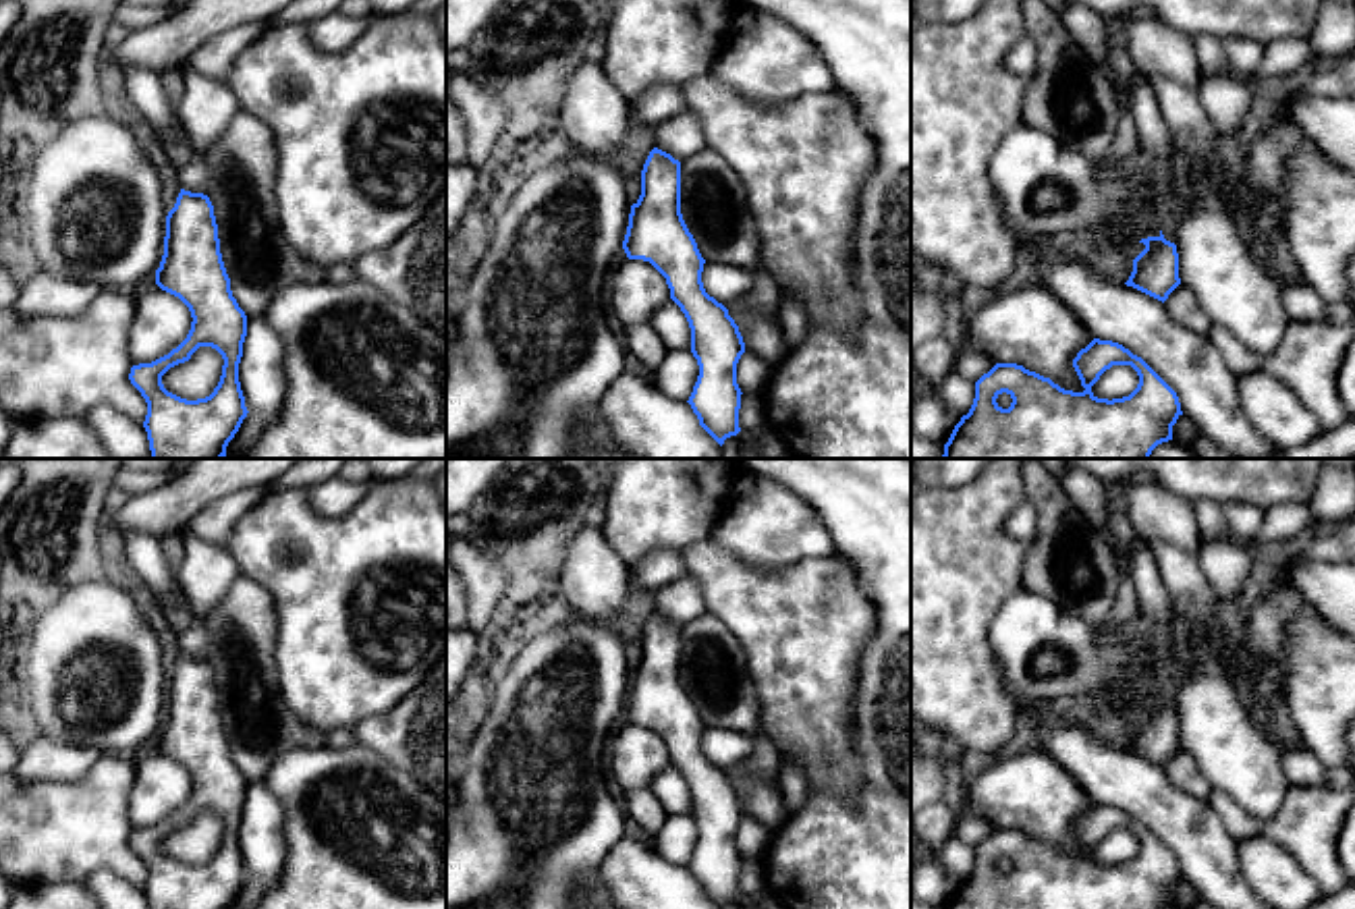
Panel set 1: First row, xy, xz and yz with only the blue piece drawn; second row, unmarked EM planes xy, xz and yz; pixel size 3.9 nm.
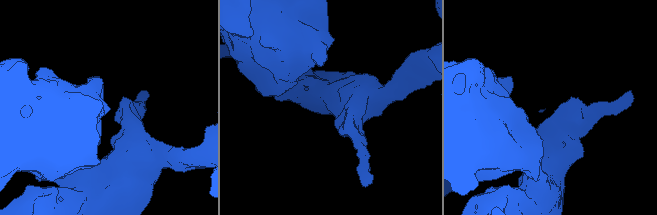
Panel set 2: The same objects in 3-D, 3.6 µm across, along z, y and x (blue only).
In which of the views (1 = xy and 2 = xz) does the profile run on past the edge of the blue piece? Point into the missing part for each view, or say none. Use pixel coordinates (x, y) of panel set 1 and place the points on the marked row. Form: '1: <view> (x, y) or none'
1: none
2: none

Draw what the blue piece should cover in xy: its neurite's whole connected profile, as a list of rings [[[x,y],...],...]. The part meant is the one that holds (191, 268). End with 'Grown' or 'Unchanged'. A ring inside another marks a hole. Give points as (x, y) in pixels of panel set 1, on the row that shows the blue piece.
[[[181,189],[166,216],[156,284],[178,297],[193,322],[176,349],[151,363],[133,365],[129,374],[147,403],[143,428],[151,459],[224,459],[228,442],[249,413],[239,382],[247,315],[230,291],[208,195]],[[199,347],[222,355],[222,376],[210,396],[187,401],[168,392],[162,376],[189,361]]]. Unchanged

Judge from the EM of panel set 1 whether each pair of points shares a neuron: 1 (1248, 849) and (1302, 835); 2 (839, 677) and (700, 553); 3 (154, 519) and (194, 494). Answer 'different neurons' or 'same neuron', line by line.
1: different neurons
2: same neuron
3: same neuron

